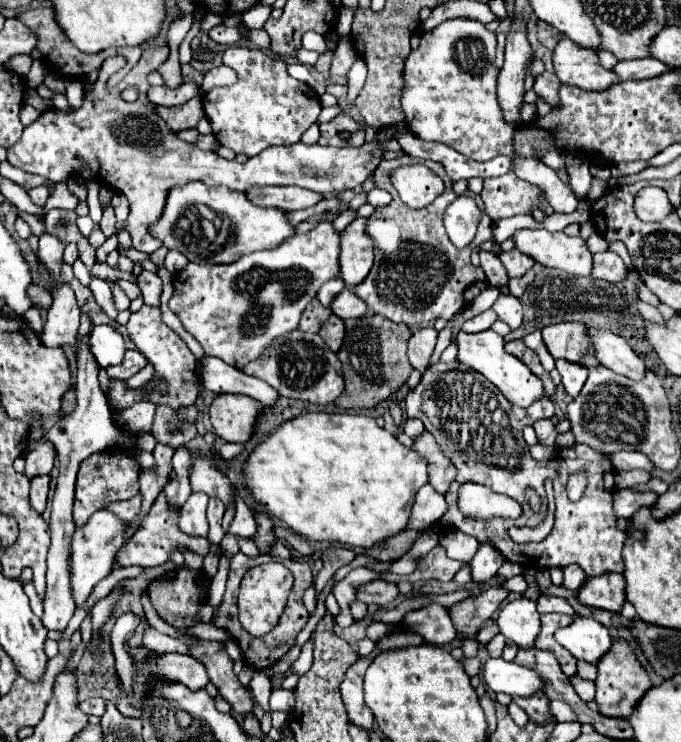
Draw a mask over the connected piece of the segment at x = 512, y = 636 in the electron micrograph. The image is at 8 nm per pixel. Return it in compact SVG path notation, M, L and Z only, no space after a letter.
M525 597L509 601L501 609L501 613L497 617L497 625L499 625L501 633L509 641L513 641L517 647L531 649L539 635L539 629L541 629L535 601L525 599Z

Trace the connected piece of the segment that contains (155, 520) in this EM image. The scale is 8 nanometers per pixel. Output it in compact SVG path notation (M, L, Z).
M161 491L159 497L155 499L151 511L147 513L145 521L141 523L141 529L137 529L137 533L133 535L133 541L129 541L129 545L125 545L125 549L119 551L117 555L117 565L119 567L129 567L129 565L141 565L141 567L155 567L155 565L163 565L169 561L169 557L179 549L189 549L197 555L205 555L209 551L209 541L203 537L191 537L187 533L183 533L179 529L179 509L173 509L165 497L165 493Z

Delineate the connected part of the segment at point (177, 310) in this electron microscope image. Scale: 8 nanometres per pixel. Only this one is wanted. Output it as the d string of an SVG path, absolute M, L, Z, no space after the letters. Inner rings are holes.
M321 221L309 233L285 239L277 249L253 251L229 265L189 263L175 275L177 279L173 277L175 291L169 299L169 307L181 319L185 331L189 331L201 343L205 355L219 357L225 363L243 369L249 361L257 361L277 337L287 335L299 327L305 307L311 299L317 297L317 291L325 281L341 277L339 237L341 233L333 227L331 221Z

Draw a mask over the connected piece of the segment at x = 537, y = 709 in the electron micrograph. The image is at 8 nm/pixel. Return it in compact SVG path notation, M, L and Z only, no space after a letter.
M533 693L531 697L513 697L513 701L525 709L525 713L529 715L531 721L547 721L551 715L549 711L549 699L541 693Z

